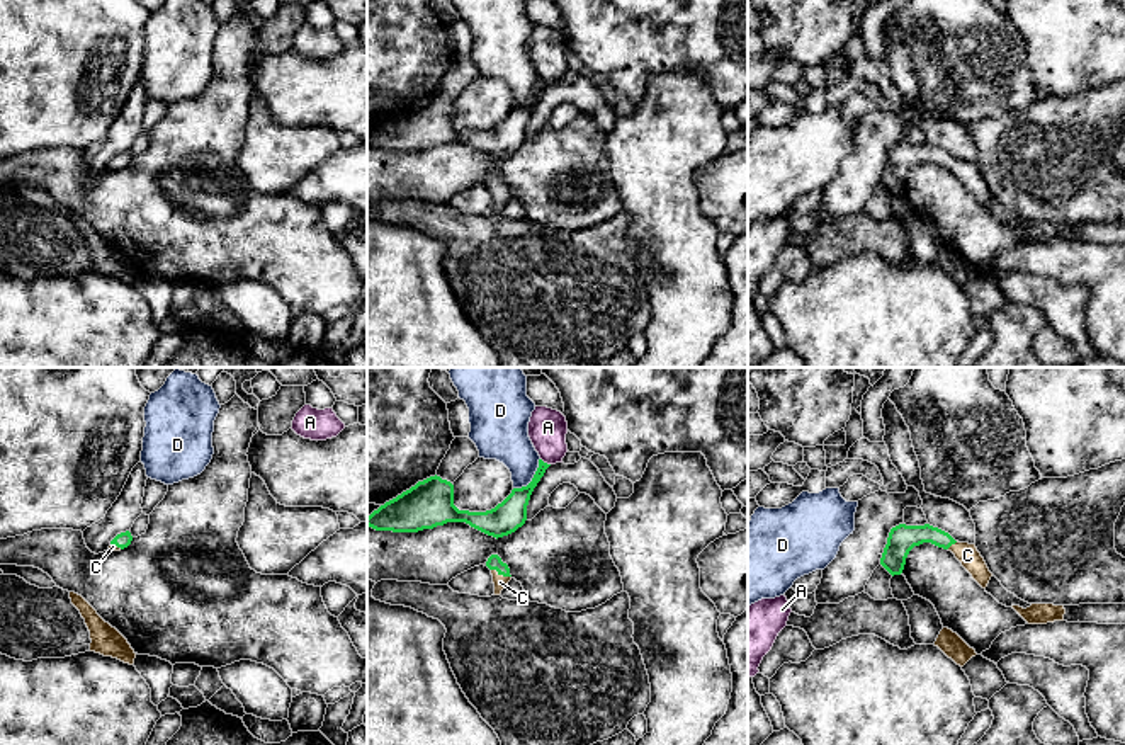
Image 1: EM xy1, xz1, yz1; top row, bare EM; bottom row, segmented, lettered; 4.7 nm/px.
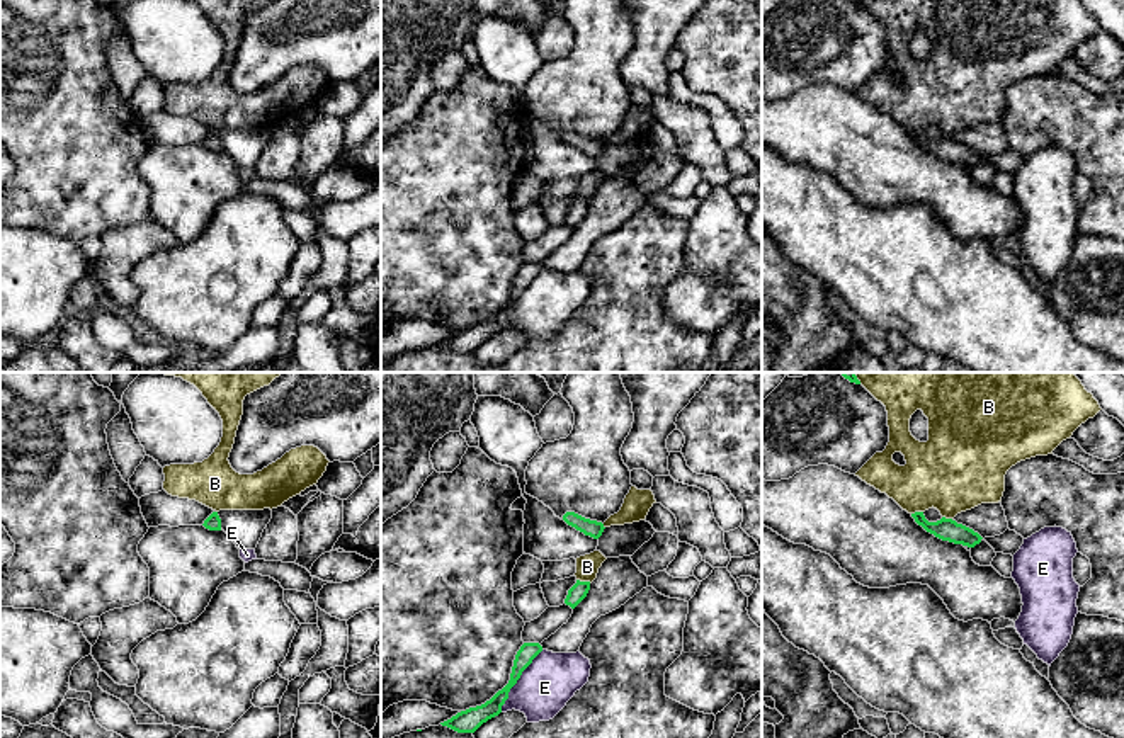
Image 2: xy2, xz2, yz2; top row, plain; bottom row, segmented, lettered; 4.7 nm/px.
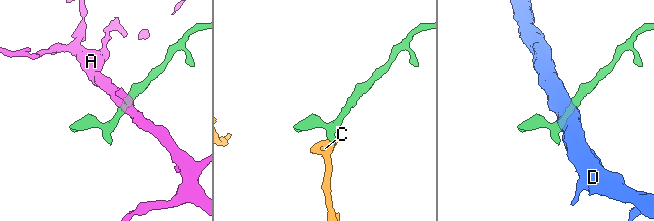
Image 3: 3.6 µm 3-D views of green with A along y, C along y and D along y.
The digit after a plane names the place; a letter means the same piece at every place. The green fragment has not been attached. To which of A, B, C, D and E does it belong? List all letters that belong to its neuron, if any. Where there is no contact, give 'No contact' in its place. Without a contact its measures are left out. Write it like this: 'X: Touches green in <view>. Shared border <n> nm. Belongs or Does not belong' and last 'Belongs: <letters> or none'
A: Touches green in xz1. Shared border 60 nm. Does not belong
B: Touches green in xz2. Shared border 70 nm. Does not belong
C: Touches green in xz1. Shared border 100 nm. Belongs
D: Touches green in xz1. Shared border 200 nm. Does not belong
E: Touches green in xz2. Shared border 360 nm. Does not belong
Belongs: C

